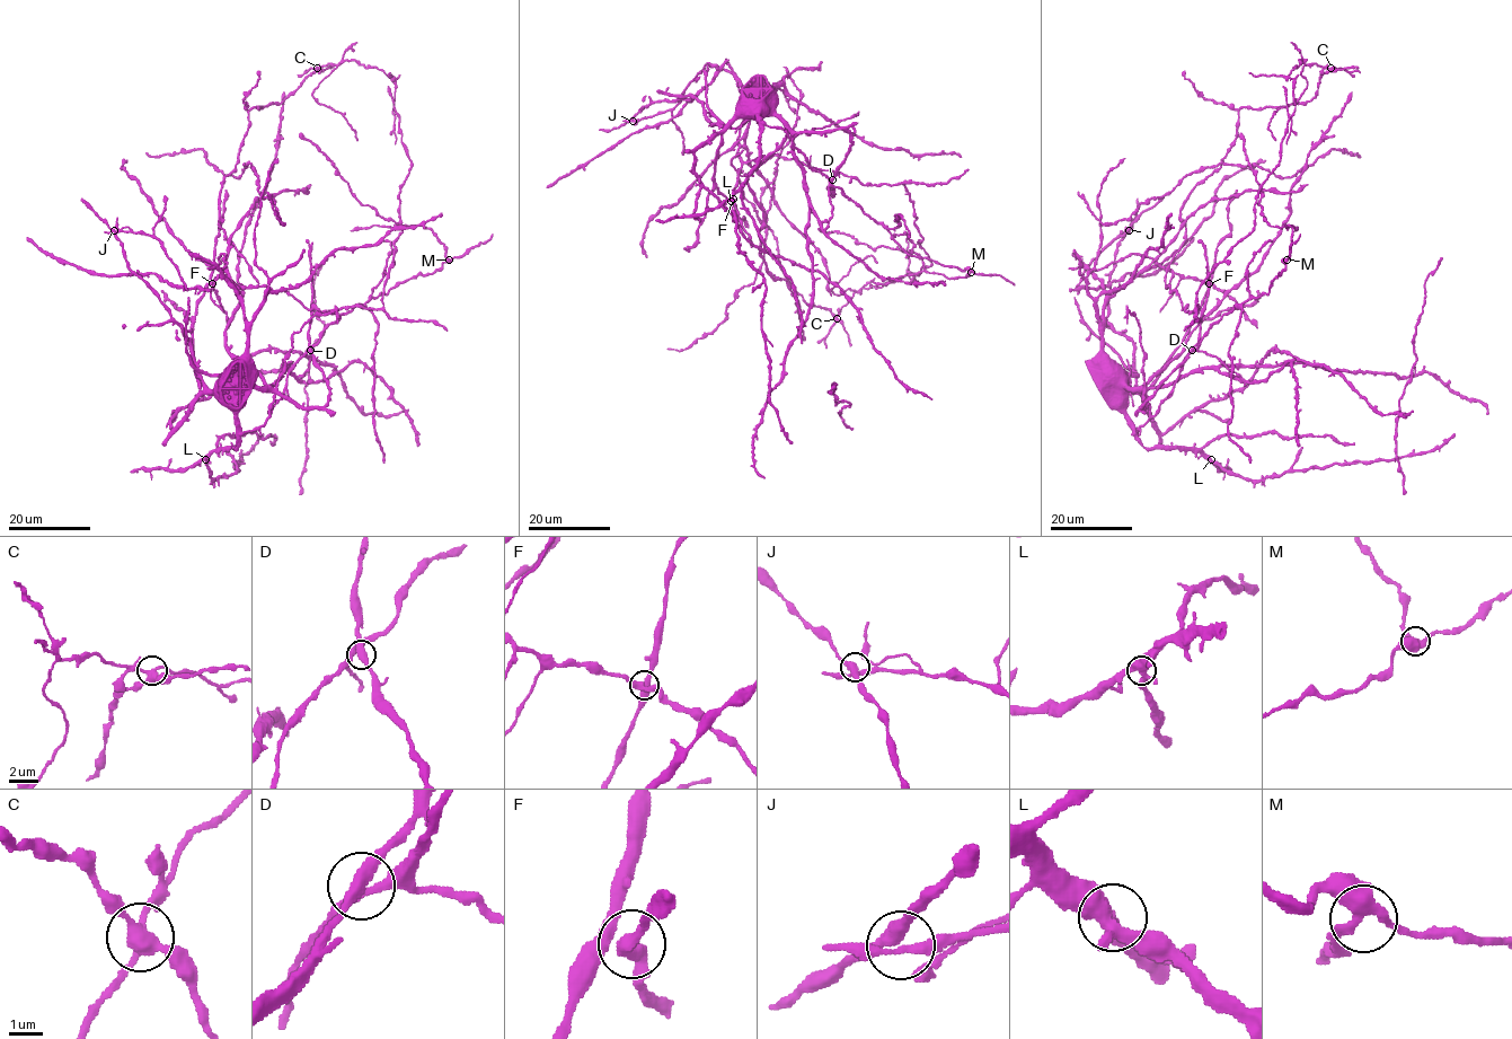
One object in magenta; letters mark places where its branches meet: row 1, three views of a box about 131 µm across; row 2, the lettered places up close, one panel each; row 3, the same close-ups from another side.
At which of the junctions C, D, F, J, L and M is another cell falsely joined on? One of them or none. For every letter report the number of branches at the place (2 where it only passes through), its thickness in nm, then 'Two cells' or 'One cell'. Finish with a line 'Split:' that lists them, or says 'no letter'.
C: Branches: 4. Thickness 380 nm. Two cells
D: Branches: 4. Thickness 340 nm. One cell
F: Branches: 4. Thickness 300 nm. One cell
J: Branches: 4. Thickness 360 nm. One cell
L: Branches: 4. Thickness 440 nm. One cell
M: Branches: 3. Thickness 380 nm. One cell
Split: C

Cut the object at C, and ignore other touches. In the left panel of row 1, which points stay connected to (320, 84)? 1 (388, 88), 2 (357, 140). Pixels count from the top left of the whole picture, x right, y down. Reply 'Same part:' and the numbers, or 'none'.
Same part: 2

